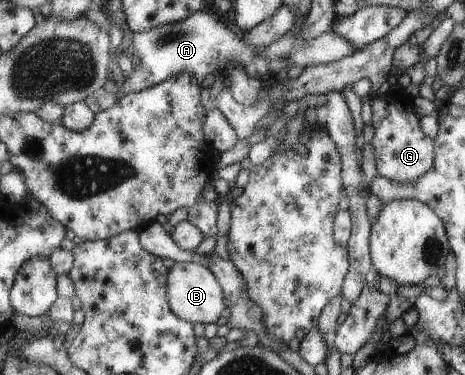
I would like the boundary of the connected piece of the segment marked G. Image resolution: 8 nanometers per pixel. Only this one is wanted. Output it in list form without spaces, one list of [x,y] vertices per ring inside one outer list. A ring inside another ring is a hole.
[[[403,91],[375,95],[371,98],[371,125],[374,129],[370,146],[373,148],[374,162],[379,176],[396,182],[414,182],[425,174],[434,161],[434,145],[417,125],[417,115],[413,111],[412,98]]]

